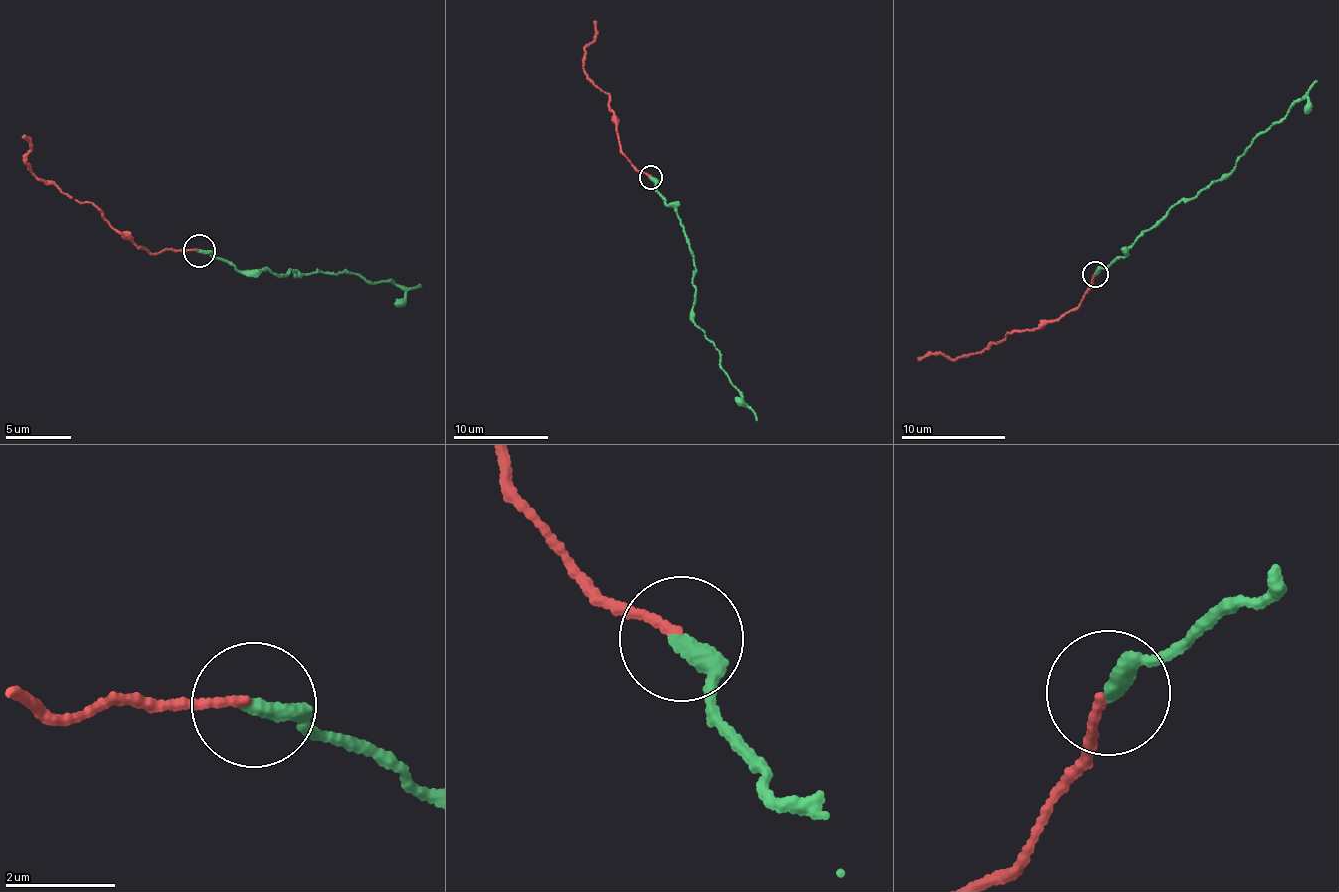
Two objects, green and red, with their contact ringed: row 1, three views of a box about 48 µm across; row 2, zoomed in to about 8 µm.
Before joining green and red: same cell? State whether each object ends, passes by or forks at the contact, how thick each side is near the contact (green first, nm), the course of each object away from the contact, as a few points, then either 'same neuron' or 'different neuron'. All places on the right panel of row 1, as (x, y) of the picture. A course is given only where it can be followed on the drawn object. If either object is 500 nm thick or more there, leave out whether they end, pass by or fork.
green ends; red ends; calibres 320 and 150 nm; course green (1094, 273), (1156, 228), (1175, 205), (1233, 171), (1241, 154), (1318, 81); course red (1094, 273), (1076, 308), (1032, 327), (1011, 333), (976, 354), (951, 360), (937, 353), (917, 360); same neuron

